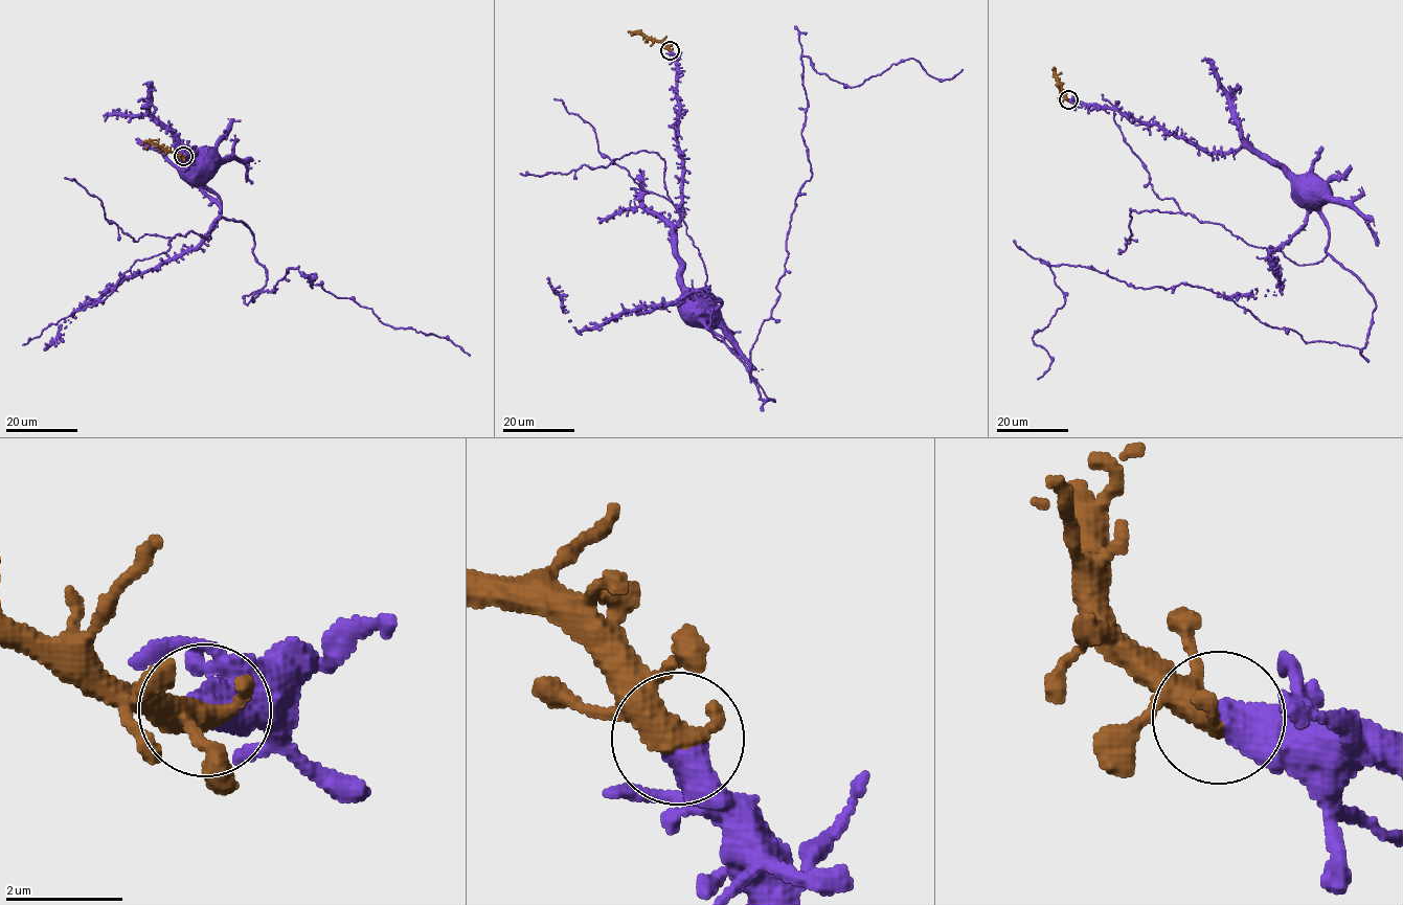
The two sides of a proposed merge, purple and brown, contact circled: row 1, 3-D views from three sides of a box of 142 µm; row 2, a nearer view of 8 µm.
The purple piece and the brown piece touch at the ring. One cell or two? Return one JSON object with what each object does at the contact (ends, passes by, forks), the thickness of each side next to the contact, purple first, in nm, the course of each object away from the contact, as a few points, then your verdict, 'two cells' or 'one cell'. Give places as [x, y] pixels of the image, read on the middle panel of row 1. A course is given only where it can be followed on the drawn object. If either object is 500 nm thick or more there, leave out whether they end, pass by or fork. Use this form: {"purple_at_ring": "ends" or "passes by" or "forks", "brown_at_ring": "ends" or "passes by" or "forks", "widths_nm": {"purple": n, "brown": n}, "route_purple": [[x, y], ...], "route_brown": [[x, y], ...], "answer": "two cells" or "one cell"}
{"widths_nm": {"purple": 550, "brown": 400}, "route_purple": [[670, 50], [676, 69], [677, 142], [682, 171], [680, 220], [675, 231], [679, 280], [703, 303]], "route_brown": [[670, 50], [661, 42], [628, 32]], "answer": "one cell"}

